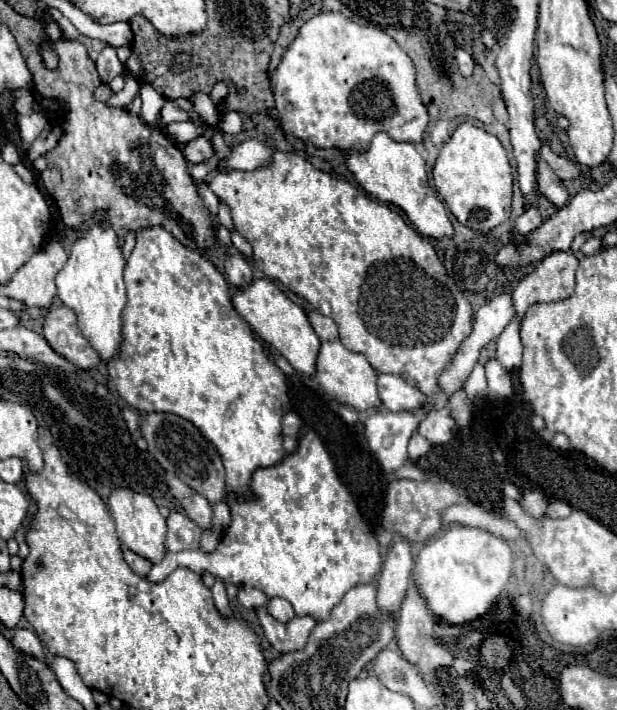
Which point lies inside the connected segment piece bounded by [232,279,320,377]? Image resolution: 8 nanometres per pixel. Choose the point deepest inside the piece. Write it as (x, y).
(275, 319)

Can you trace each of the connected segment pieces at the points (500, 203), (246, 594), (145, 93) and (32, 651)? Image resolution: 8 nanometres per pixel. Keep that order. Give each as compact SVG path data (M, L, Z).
M468 121L462 123L442 147L432 169L432 177L438 193L462 225L474 231L490 231L508 221L512 201L510 163L500 141L484 129L478 129Z
M248 587L238 589L238 601L246 609L260 609L268 603L266 595L260 589L248 589Z
M142 85L140 89L140 99L142 99L142 113L140 119L146 125L156 125L158 123L158 113L160 113L160 93L156 93L152 87Z
M16 629L14 631L14 639L12 639L12 645L20 651L20 653L26 653L38 661L44 661L46 659L46 653L44 653L44 647L38 639L38 635L30 629Z

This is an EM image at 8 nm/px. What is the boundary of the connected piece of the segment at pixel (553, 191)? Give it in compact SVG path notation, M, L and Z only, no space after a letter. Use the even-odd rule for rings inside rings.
M542 159L538 163L538 191L548 201L552 201L558 209L564 207L566 201L568 201L568 191L564 187L564 183L556 177L556 173L550 169L550 165Z

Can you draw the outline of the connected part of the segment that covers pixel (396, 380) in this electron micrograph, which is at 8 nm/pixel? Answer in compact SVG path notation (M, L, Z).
M378 373L378 391L380 391L382 405L394 413L414 411L428 403L428 397L418 387L408 385L398 375Z

